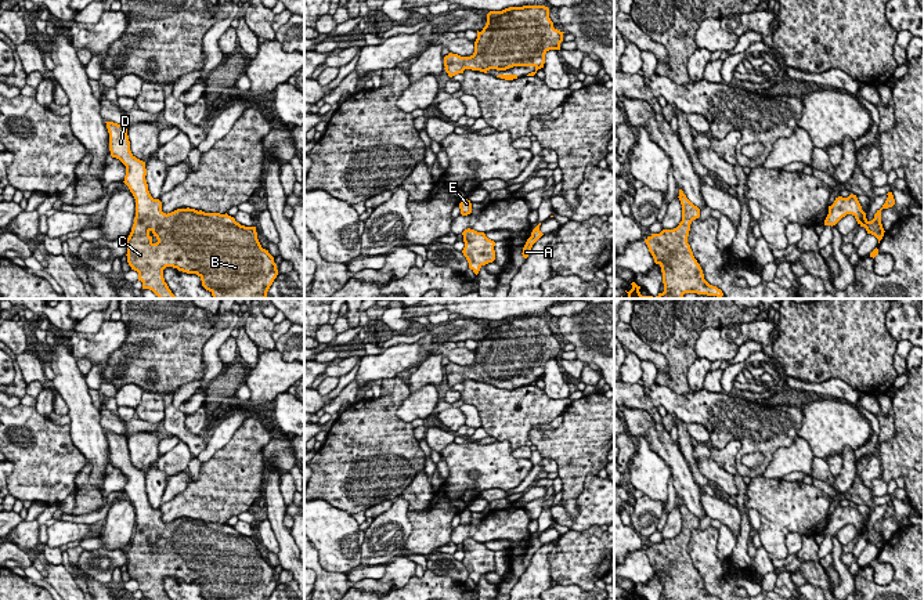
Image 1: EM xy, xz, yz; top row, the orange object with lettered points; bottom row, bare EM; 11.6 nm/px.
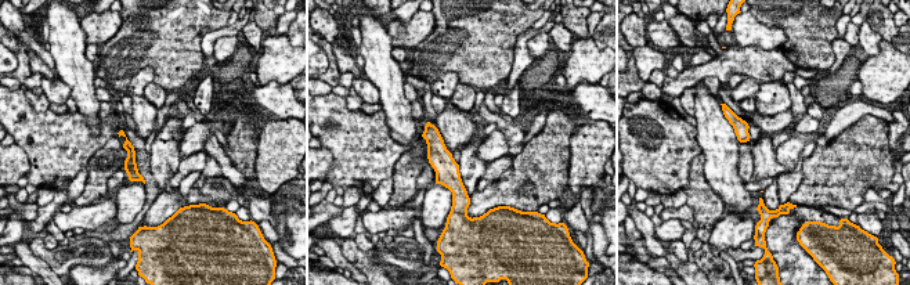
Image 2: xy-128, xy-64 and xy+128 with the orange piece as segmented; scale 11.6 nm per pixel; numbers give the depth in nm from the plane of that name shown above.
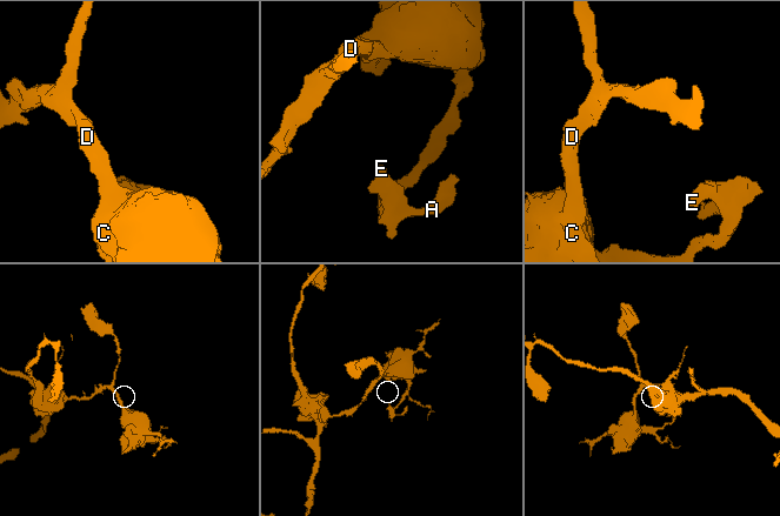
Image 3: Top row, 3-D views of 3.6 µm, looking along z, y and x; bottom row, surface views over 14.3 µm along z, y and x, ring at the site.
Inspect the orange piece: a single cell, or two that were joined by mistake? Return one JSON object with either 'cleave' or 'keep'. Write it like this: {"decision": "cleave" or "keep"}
{"decision": "keep"}

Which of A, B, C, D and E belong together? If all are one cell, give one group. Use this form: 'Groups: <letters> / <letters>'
Groups: A B C D E

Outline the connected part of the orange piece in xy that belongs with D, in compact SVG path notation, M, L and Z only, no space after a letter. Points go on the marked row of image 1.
M105 123L111 156L126 166L123 182L136 199L136 217L126 239L126 256L131 270L138 272L142 289L152 290L159 299L176 299L163 278L163 270L173 267L187 274L196 274L213 299L266 299L278 270L274 257L261 247L256 227L241 225L227 213L205 213L190 207L163 213L162 202L154 199L148 191L145 162L130 151L126 126Z

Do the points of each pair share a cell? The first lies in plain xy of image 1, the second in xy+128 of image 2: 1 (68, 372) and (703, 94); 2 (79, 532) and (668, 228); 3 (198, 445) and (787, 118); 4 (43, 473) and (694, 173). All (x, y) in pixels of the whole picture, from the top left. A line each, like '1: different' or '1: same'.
1: same
2: same
3: different
4: different

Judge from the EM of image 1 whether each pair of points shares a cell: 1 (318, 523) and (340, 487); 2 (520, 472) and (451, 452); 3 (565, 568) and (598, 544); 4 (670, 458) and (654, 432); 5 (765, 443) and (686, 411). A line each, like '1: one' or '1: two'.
1: two
2: one
3: one
4: one
5: one

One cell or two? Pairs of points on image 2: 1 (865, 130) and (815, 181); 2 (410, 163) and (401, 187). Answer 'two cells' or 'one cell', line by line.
1: one cell
2: one cell

